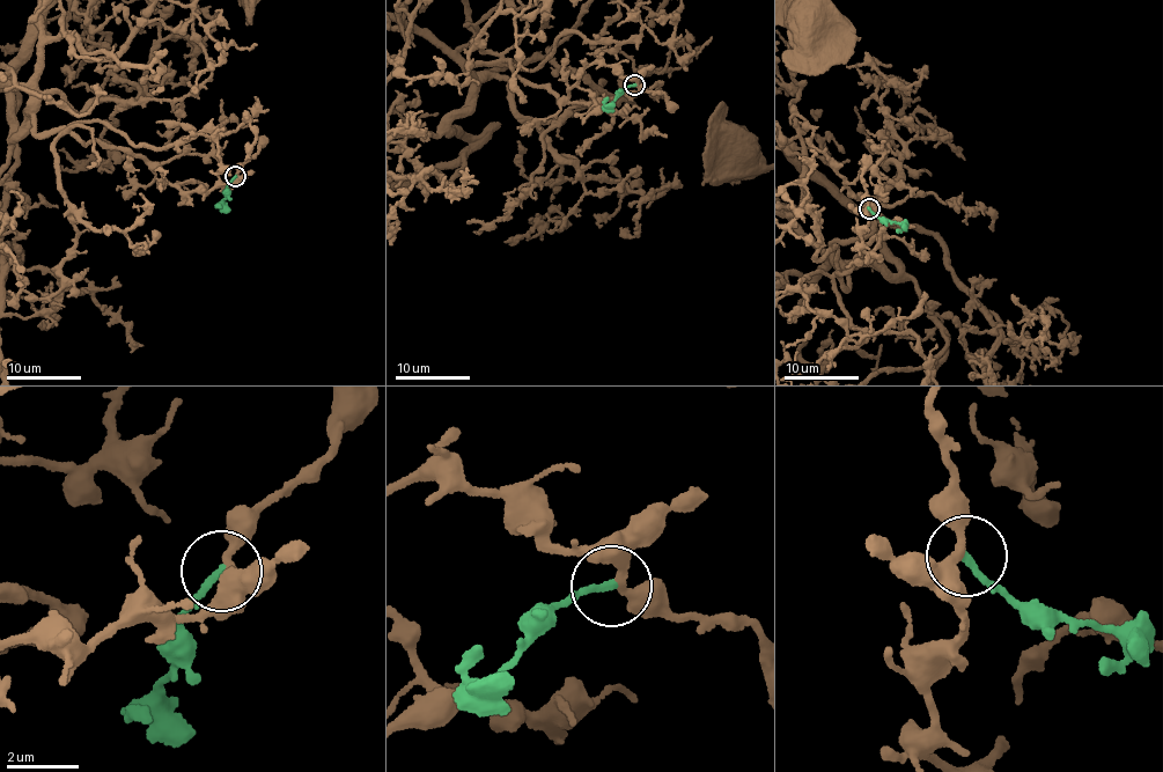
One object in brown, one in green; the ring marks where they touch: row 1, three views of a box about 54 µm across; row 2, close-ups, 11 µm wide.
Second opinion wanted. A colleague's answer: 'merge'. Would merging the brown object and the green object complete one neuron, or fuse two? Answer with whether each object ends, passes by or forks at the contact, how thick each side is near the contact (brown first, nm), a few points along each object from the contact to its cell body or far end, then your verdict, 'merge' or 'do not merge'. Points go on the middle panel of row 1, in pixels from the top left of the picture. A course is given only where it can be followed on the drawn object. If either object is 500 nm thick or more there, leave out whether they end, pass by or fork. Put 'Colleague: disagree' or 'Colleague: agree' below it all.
brown passes by; green ends there; 280 nm thick on the brown side, 200 nm on the other; green runs (634, 86), (623, 89), (612, 102); do not merge
Colleague: disagree

